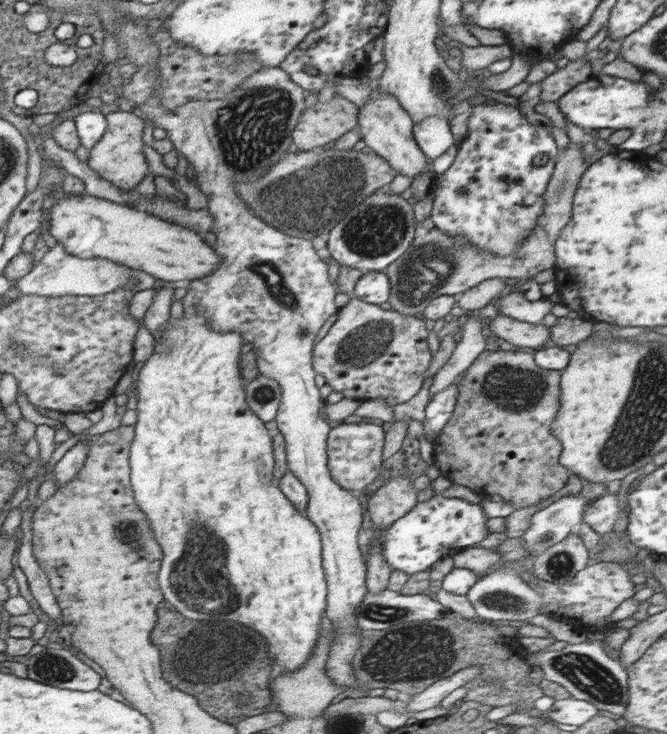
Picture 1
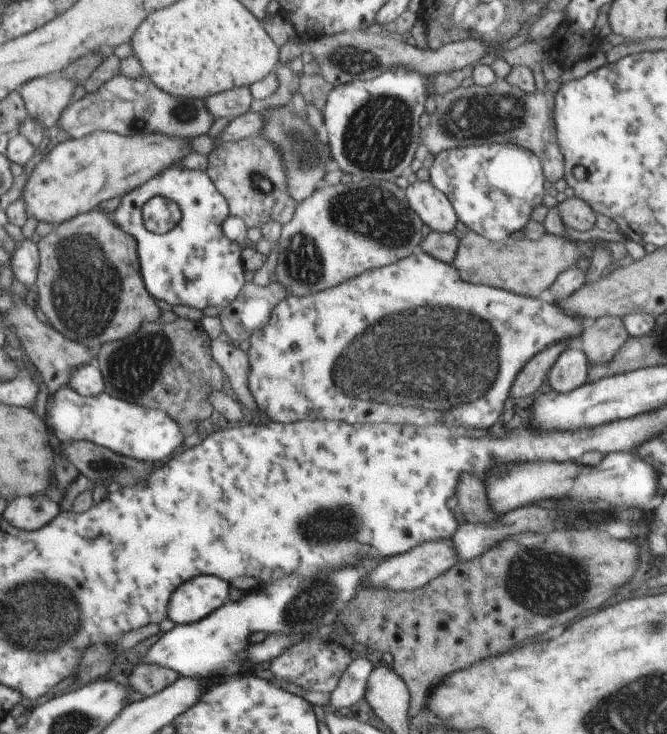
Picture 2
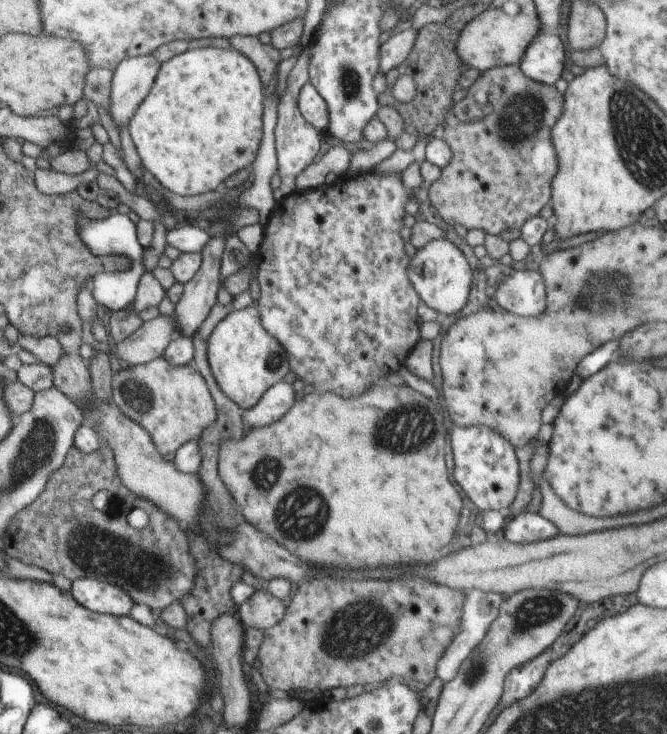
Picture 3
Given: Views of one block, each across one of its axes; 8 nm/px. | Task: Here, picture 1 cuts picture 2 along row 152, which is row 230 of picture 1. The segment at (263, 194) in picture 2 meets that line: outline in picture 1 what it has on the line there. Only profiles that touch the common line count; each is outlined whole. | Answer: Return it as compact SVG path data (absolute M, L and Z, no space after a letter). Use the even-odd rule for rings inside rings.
M279 66L278 67L262 67L257 71L254 71L245 81L242 81L234 90L233 93L226 98L223 99L214 99L214 100L199 100L199 101L190 101L185 102L183 105L177 106L173 108L169 114L167 110L163 107L163 102L161 101L161 96L159 95L160 90L156 90L155 93L152 93L149 96L147 101L143 103L139 103L139 108L147 114L147 117L154 122L154 126L158 128L163 128L167 132L167 138L172 141L174 149L177 152L180 152L182 156L186 157L187 162L192 164L193 170L193 181L198 183L200 186L200 190L207 196L209 213L213 218L213 223L211 224L211 232L216 235L216 243L213 247L213 250L221 256L221 263L219 267L212 271L210 275L206 275L202 278L197 278L190 281L188 290L186 295L181 299L183 312L187 314L187 316L192 316L193 314L201 314L205 318L205 322L207 322L207 327L210 330L215 330L216 332L239 332L241 337L243 338L243 343L245 344L253 344L253 350L256 352L260 352L260 350L268 350L268 352L278 352L278 354L282 354L282 356L256 356L256 366L259 370L260 375L264 375L264 377L272 378L276 383L280 384L280 389L282 390L281 401L279 402L279 411L278 415L275 417L276 422L278 423L278 430L283 434L284 440L286 442L286 458L287 458L287 467L290 472L293 472L300 482L307 488L309 494L309 501L307 504L306 516L307 518L316 526L316 529L320 532L321 541L322 541L322 550L321 550L321 559L322 566L325 569L325 579L327 582L327 607L325 610L325 614L331 622L331 626L333 626L333 644L332 649L330 649L328 658L328 664L326 664L326 674L333 680L334 684L338 686L345 686L348 690L354 690L354 688L358 688L360 686L360 682L357 680L354 674L354 670L352 670L352 659L354 659L354 655L357 653L357 648L360 648L361 645L361 636L358 635L361 632L361 629L358 626L358 619L355 619L354 616L357 614L357 606L361 604L361 600L365 599L367 593L367 566L364 563L364 558L362 557L362 552L360 550L360 544L358 544L358 533L360 532L360 528L363 527L364 520L364 509L361 505L361 502L358 500L358 494L354 491L346 490L342 488L337 482L334 482L334 479L330 476L328 470L328 460L327 460L327 438L329 432L331 430L330 426L319 418L320 407L323 405L323 399L320 396L320 389L316 386L315 376L317 372L313 369L313 340L316 338L316 334L320 332L320 328L324 326L324 322L328 320L329 316L332 316L336 312L338 312L339 308L336 307L334 303L334 298L336 298L336 293L338 292L337 288L334 288L332 282L330 282L330 276L328 275L328 267L327 263L320 259L320 256L316 253L316 249L312 247L312 242L310 239L307 239L305 236L293 236L287 235L283 233L278 227L274 227L269 223L263 221L262 217L259 217L250 207L249 204L242 200L242 197L239 196L239 192L237 188L234 187L234 183L252 183L252 181L256 181L260 179L260 176L263 176L267 170L270 170L284 154L288 154L294 148L292 131L294 127L297 125L298 119L300 115L305 110L304 99L307 95L306 90L304 90L301 86L298 86L295 82L290 80L288 74L284 72Z

